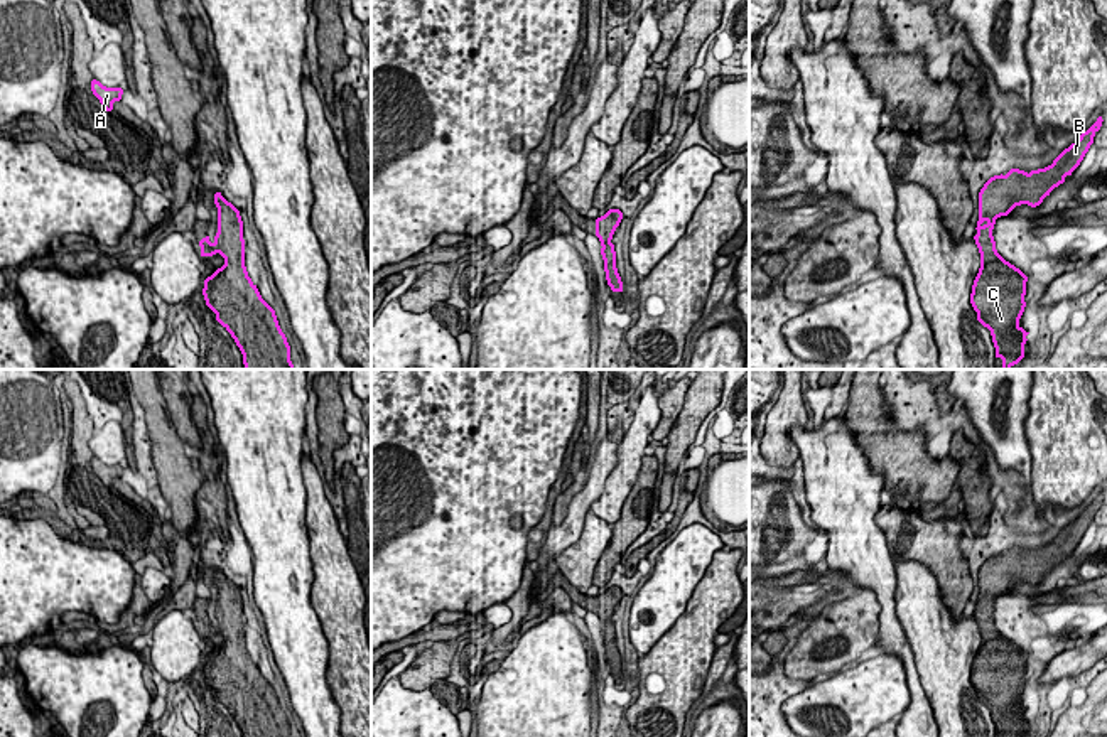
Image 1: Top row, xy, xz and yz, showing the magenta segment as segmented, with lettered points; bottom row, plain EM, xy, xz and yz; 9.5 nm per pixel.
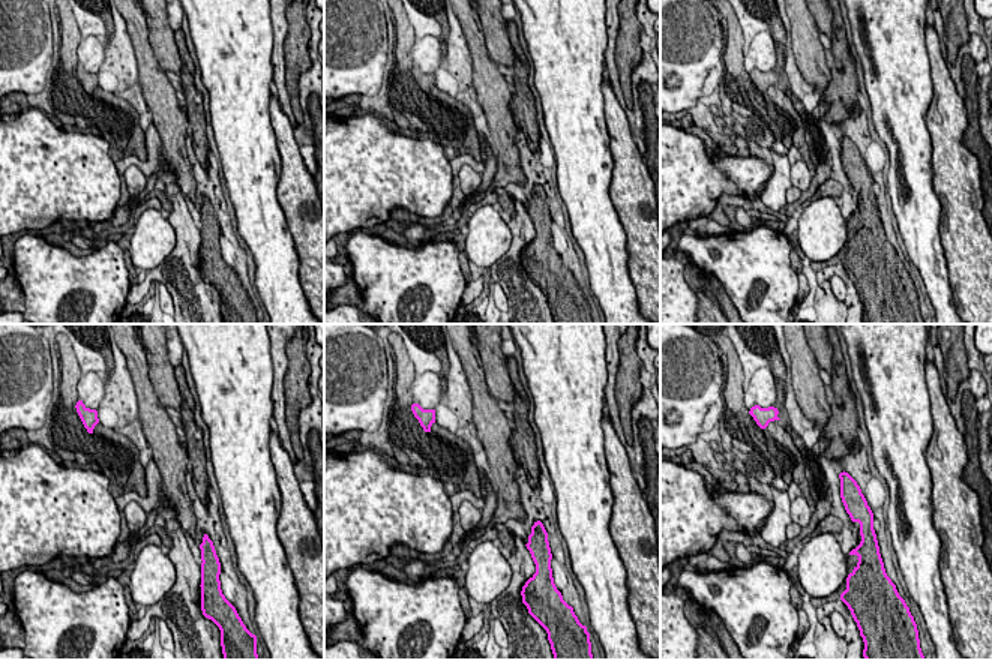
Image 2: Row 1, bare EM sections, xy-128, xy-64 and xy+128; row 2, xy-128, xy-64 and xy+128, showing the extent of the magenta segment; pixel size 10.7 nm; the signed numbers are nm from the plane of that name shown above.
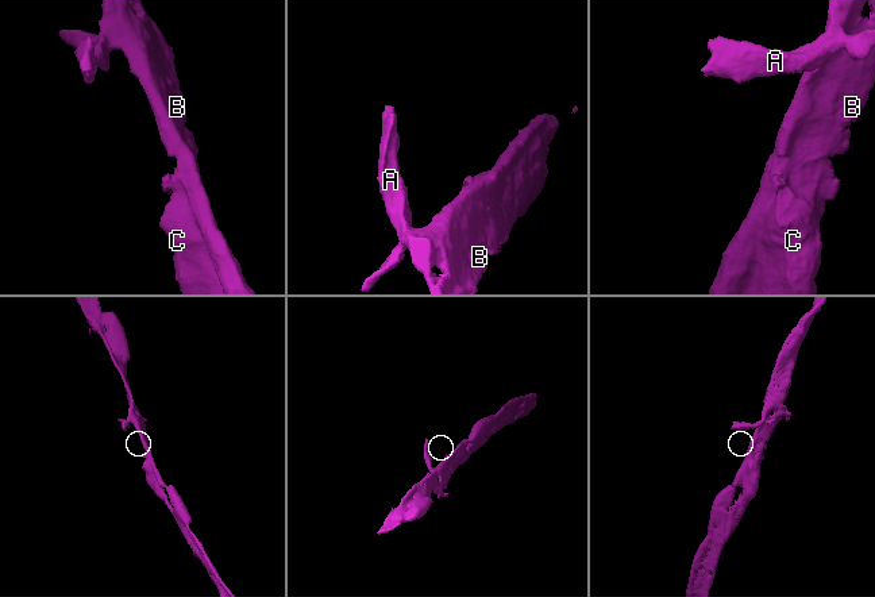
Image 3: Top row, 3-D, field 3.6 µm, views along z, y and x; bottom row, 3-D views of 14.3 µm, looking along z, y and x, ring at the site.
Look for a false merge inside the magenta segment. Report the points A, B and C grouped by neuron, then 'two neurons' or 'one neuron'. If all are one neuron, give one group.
groups A B C; one neuron

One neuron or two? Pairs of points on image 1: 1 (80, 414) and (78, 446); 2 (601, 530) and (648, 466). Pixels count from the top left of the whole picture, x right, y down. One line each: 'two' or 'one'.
1: one
2: two

